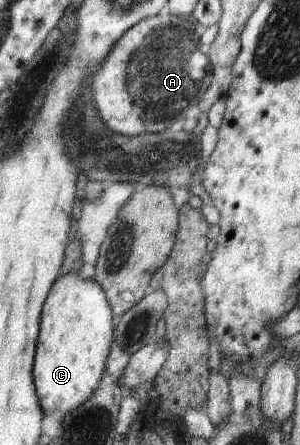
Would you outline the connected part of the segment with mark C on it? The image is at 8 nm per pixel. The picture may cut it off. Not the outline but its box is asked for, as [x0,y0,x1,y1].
[34,270,118,422]

